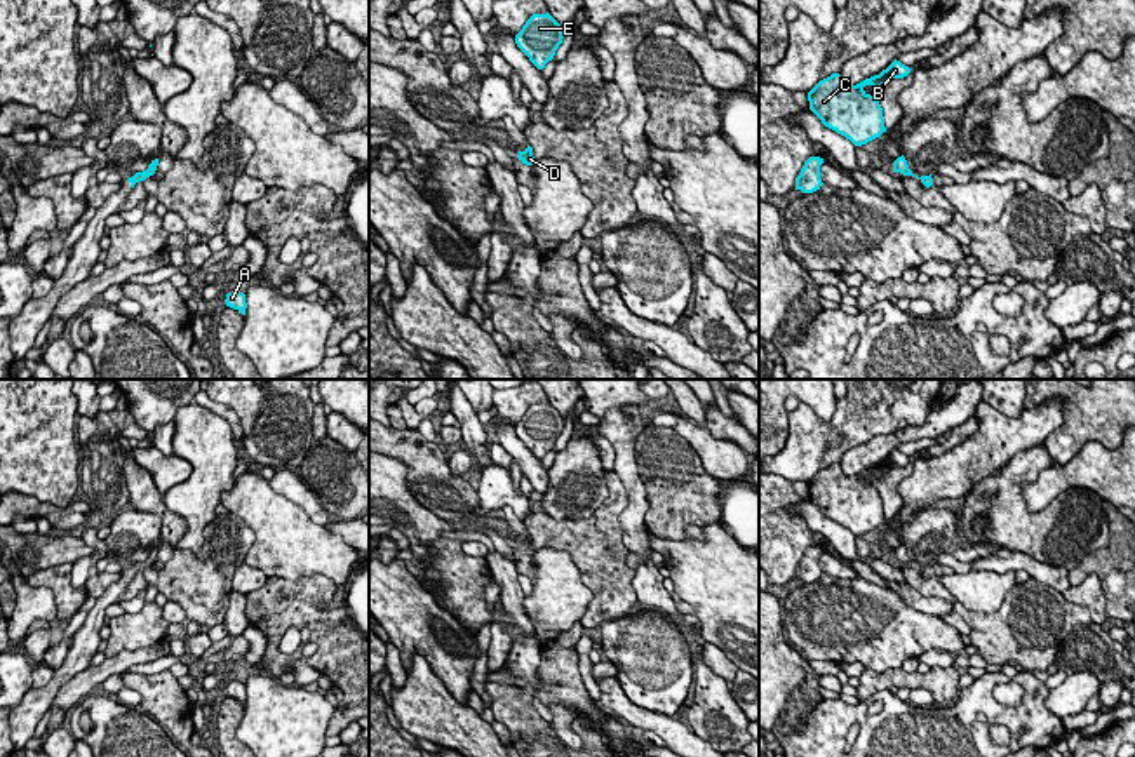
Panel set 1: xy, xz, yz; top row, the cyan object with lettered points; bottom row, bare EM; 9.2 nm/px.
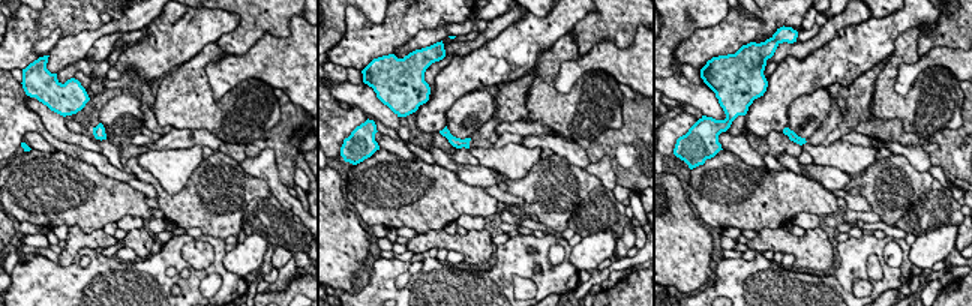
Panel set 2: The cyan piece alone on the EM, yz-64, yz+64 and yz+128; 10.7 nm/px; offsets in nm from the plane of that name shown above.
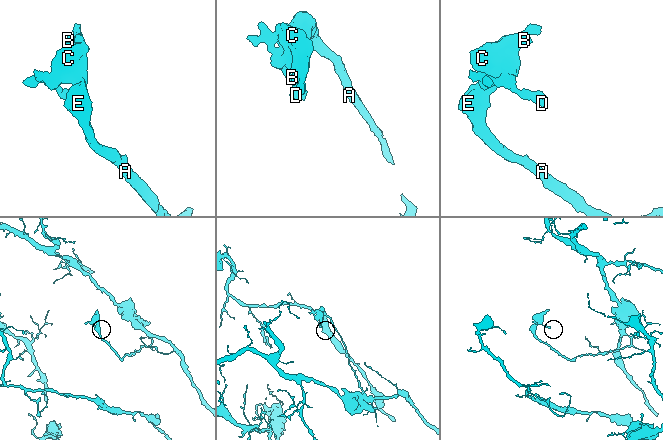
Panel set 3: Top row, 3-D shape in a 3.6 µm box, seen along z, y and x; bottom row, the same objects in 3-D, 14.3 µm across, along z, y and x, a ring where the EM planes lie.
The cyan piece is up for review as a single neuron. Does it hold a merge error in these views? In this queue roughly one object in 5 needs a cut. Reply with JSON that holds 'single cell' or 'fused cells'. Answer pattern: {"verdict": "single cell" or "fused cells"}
{"verdict": "single cell"}

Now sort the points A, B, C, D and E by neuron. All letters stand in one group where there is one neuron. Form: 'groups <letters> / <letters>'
groups A B C D E

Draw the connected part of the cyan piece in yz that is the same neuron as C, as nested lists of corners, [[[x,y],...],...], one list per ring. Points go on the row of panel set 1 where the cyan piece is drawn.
[[[893,61],[879,75],[856,85],[844,85],[839,73],[820,80],[809,92],[809,110],[822,124],[850,139],[855,146],[867,144],[886,132],[879,101],[863,90],[865,85],[881,89],[891,78],[903,78],[910,68]]]

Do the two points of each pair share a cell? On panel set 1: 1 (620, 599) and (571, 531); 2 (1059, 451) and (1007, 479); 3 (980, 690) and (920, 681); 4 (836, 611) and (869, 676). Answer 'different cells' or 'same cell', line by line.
1: same cell
2: different cells
3: different cells
4: different cells

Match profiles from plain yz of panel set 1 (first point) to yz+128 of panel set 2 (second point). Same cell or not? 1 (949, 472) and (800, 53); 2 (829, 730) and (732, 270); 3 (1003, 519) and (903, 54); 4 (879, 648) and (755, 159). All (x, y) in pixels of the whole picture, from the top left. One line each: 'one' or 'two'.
1: two
2: one
3: one
4: two

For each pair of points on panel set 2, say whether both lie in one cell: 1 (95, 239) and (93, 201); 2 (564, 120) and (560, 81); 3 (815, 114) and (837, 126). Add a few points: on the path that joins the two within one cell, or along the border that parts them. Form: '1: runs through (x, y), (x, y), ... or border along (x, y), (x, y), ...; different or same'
1: border along (69, 225), (77, 225), (86, 233), (102, 230); different
2: border along (578, 60), (561, 63), (554, 80), (558, 93); different
3: border along (828, 89), (833, 108), (806, 138); different

